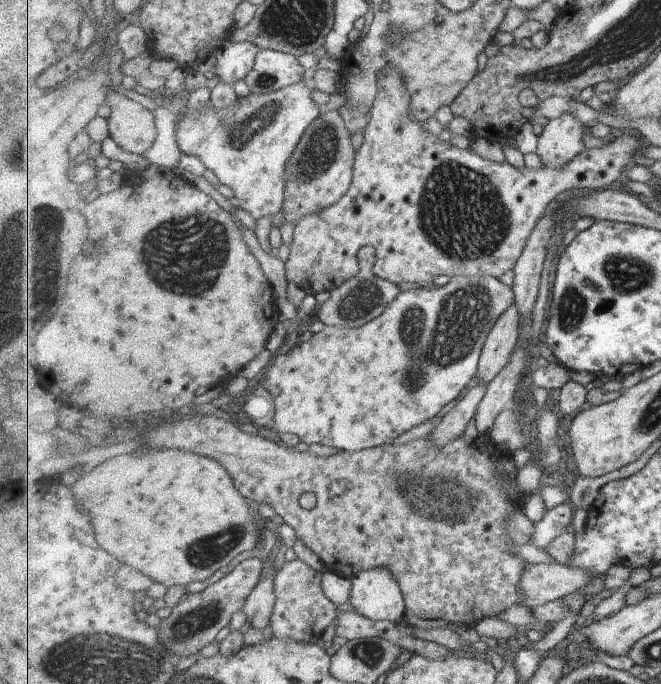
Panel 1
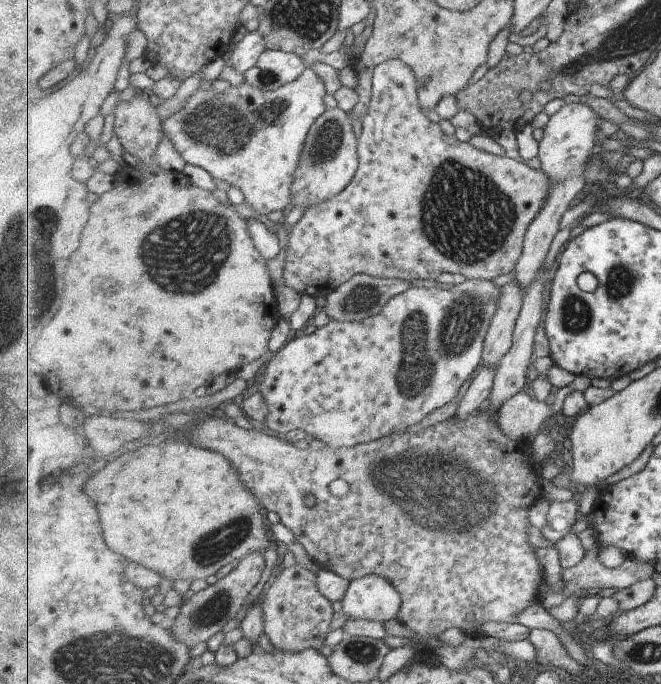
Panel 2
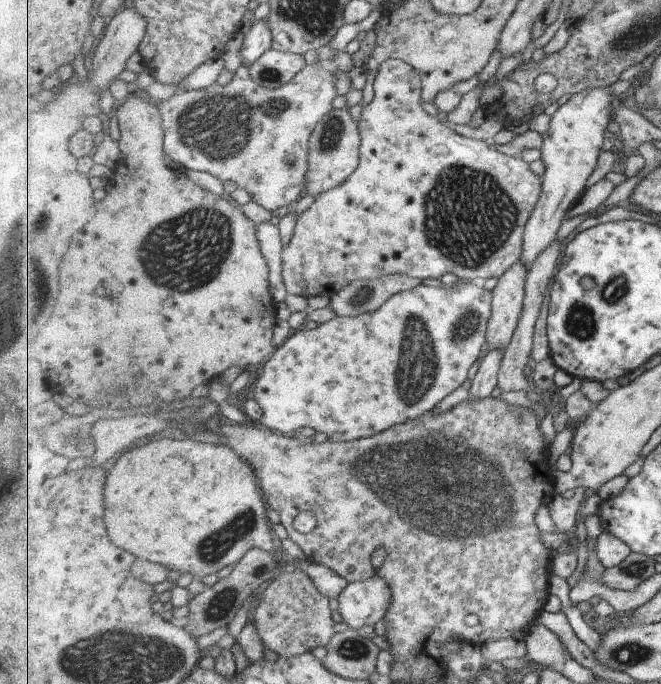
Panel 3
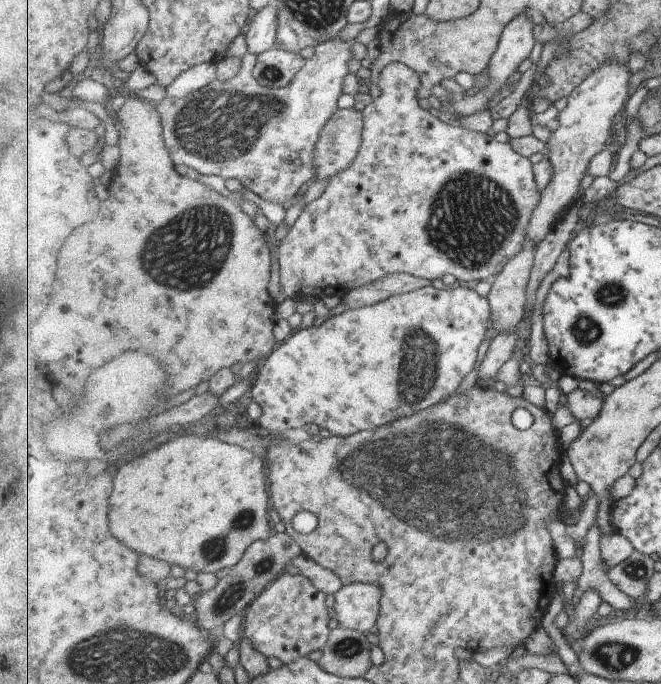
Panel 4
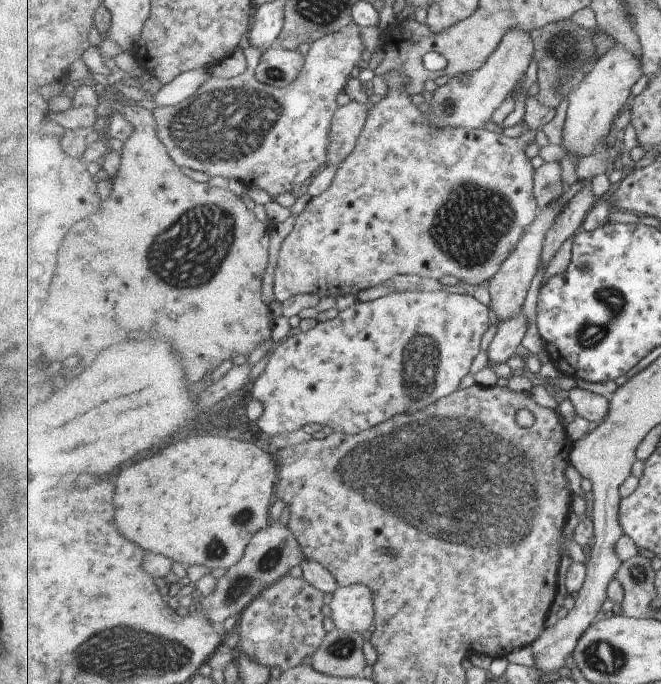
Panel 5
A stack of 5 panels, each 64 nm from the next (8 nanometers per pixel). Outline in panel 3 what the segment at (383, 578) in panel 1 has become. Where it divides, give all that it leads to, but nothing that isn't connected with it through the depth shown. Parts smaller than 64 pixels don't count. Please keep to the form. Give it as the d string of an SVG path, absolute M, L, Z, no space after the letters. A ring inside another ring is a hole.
M383 578L349 583L337 598L338 612L347 628L359 631L377 624L392 606L392 589Z

